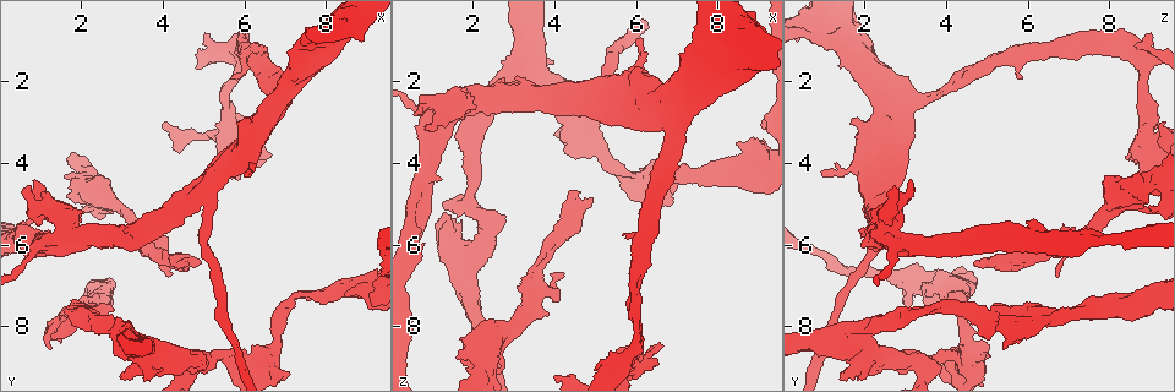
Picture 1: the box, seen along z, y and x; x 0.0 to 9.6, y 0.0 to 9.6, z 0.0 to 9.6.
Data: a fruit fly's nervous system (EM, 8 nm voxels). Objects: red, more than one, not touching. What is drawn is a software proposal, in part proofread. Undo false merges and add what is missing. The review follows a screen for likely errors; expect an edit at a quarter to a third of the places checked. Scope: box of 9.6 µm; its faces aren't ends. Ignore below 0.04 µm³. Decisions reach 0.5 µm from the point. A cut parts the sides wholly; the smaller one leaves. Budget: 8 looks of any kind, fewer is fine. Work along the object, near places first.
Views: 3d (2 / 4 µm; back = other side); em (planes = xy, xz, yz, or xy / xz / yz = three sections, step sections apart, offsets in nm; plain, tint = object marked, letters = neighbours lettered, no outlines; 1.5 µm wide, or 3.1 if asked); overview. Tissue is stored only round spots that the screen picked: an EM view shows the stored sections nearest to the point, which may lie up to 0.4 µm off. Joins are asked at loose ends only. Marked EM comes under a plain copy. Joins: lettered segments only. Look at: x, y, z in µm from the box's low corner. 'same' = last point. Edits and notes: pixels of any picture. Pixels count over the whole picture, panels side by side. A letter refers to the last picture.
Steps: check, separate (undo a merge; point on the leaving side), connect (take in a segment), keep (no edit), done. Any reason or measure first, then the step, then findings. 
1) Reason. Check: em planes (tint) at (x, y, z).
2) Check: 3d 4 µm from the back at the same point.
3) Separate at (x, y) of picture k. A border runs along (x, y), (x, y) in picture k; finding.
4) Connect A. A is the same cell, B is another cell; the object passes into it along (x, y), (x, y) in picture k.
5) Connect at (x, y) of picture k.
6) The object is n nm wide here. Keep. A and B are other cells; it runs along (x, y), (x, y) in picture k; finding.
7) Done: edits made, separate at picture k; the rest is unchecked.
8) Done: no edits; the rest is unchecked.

An open end. Check: 3d 4 µm at (1.20, 8.55, 5.45).

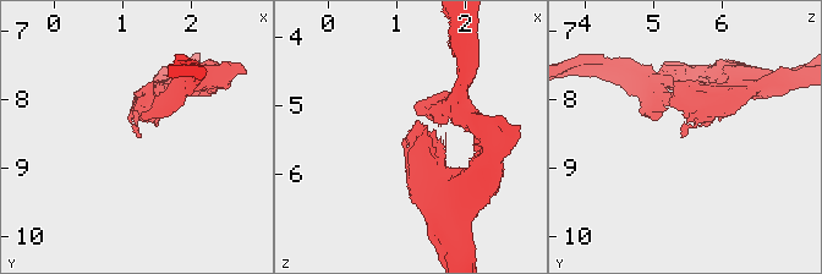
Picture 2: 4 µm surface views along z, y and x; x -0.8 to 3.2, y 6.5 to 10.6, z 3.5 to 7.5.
Shape alone is not enough. Check: em xz step 4 (letters) at (1.25, 8.60, 5.45).

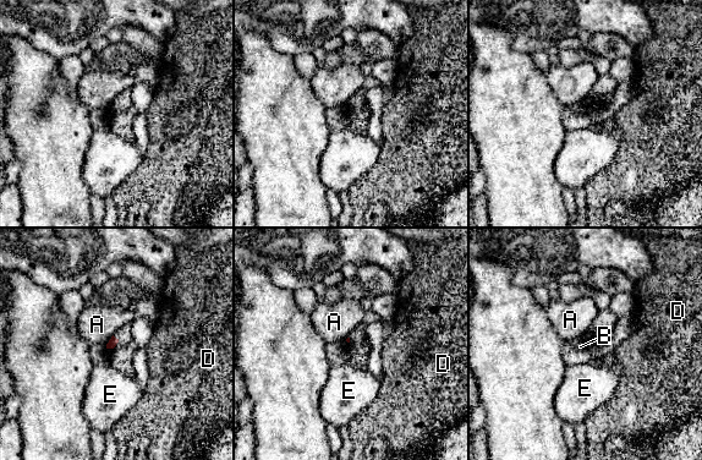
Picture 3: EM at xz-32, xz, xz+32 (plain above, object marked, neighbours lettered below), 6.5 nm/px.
Check: em planes (letters) at the same point.

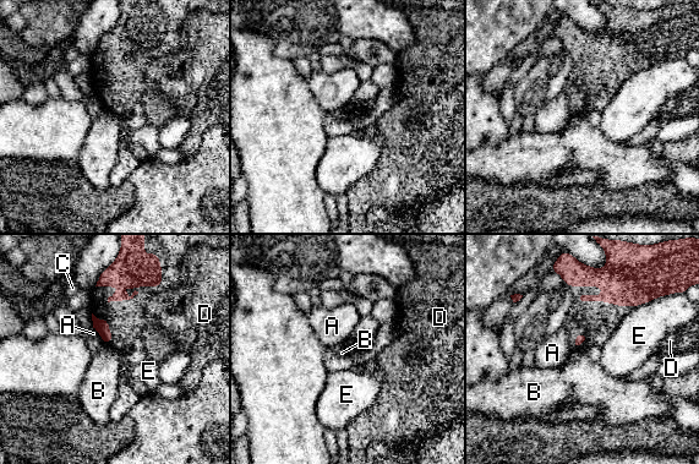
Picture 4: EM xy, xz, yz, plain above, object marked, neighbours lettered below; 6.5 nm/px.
Keep. A, B, C, D and E are other cells; a border runs along (103, 342), (107, 344) in picture 4; no lettered segment goes on from it.

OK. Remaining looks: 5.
Branch point. Check: em planes (letters) at (2.20, 7.70, 2.95).

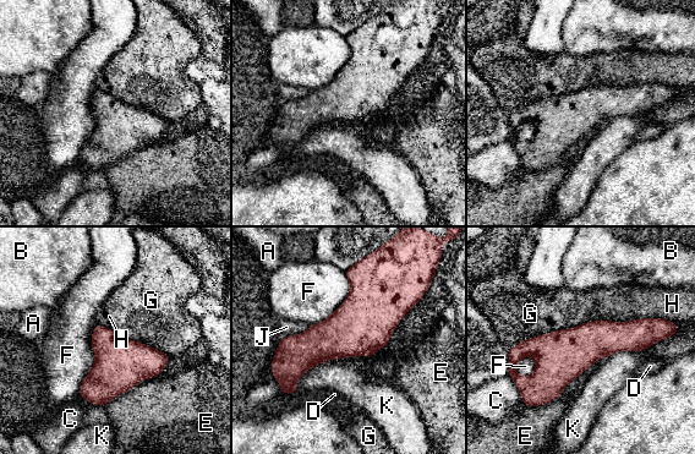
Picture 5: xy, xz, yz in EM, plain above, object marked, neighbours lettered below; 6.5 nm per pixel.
Keep. A, B, C, D, E, F, G, H, J and K are other cells; a border runs along (658, 317), (594, 320), (530, 338) in picture 5; one cell here.

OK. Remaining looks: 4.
An open end. Check: 3d 2 µm at (5.65, 1.90, 5.75).

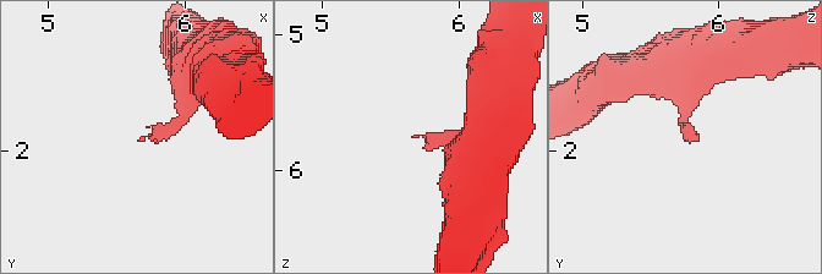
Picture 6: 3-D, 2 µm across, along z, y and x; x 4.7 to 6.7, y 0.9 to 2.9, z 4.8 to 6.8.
Shape alone is not enough. Check: em yz step 4 (letters) at (5.70, 1.90, 5.74).

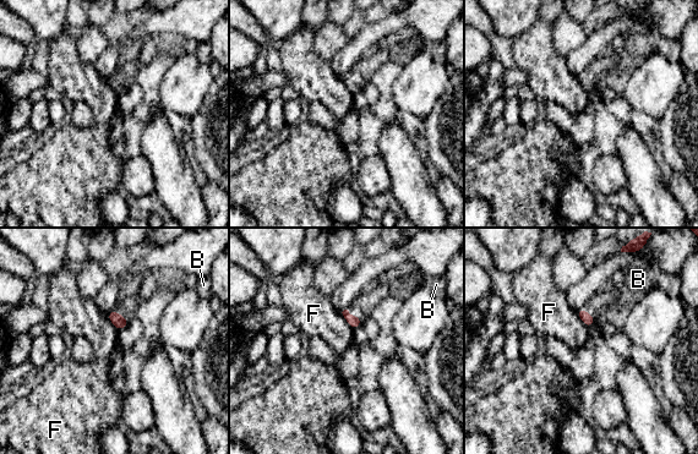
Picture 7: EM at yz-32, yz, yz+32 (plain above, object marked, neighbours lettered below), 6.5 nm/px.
Another direction. Check: em planes (letters) at the same point.

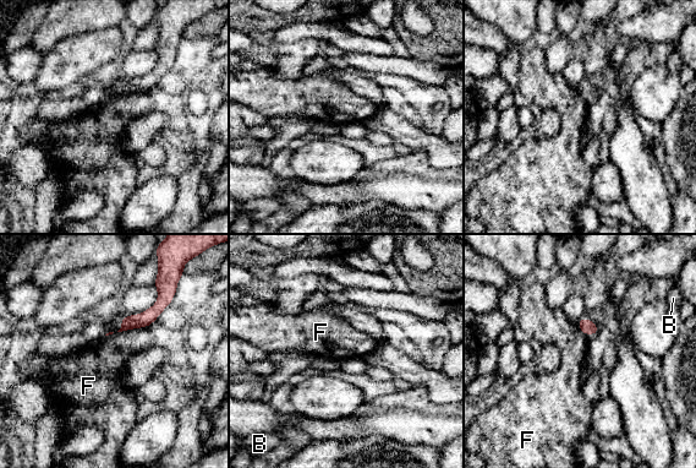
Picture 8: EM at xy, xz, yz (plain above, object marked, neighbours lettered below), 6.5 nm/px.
Keep. B and F are other cells; a border runs along (149, 325), (118, 332) in picture 8; none of them fits.

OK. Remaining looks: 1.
Done: no edits; the rest is unchecked.

